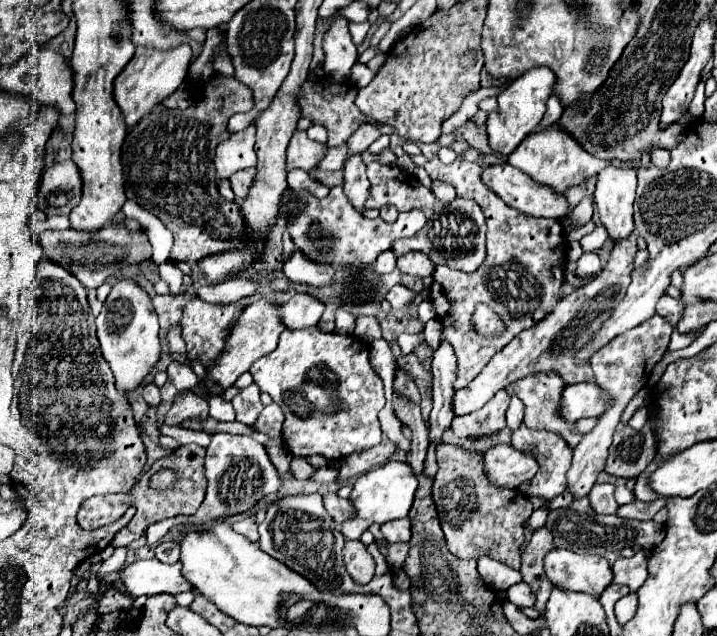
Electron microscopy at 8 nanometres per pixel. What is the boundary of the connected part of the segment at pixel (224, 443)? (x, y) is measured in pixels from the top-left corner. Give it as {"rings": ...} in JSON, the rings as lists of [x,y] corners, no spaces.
{"rings":[[[215,433],[211,435],[211,445],[205,455],[205,477],[207,477],[207,495],[203,505],[195,515],[178,515],[159,521],[148,527],[145,532],[147,545],[153,545],[162,539],[168,531],[179,525],[201,527],[209,521],[217,521],[223,517],[239,515],[253,509],[261,499],[277,495],[283,479],[275,465],[269,459],[267,449],[253,441],[247,435],[231,435],[231,433]]]}

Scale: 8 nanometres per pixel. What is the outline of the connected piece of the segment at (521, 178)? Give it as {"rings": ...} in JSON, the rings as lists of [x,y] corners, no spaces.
{"rings":[[[493,165],[483,171],[483,181],[489,189],[493,189],[509,207],[519,209],[521,213],[533,215],[533,217],[545,217],[545,219],[565,219],[569,213],[569,201],[563,193],[555,193],[549,185],[537,183],[531,177],[527,177],[523,171],[505,165]]]}

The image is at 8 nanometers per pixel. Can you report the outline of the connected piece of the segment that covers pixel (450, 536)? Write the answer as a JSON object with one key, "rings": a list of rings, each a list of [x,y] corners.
{"rings":[[[437,443],[435,453],[439,471],[435,475],[431,495],[437,505],[449,551],[457,559],[489,557],[519,570],[521,563],[517,553],[525,537],[523,523],[533,513],[531,499],[515,489],[493,485],[483,465],[485,453],[447,443]]]}

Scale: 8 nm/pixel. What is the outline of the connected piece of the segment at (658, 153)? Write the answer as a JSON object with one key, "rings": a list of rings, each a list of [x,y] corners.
{"rings":[[[653,149],[653,153],[651,153],[651,163],[653,163],[655,167],[667,167],[669,161],[671,161],[671,155],[669,155],[667,149]]]}

